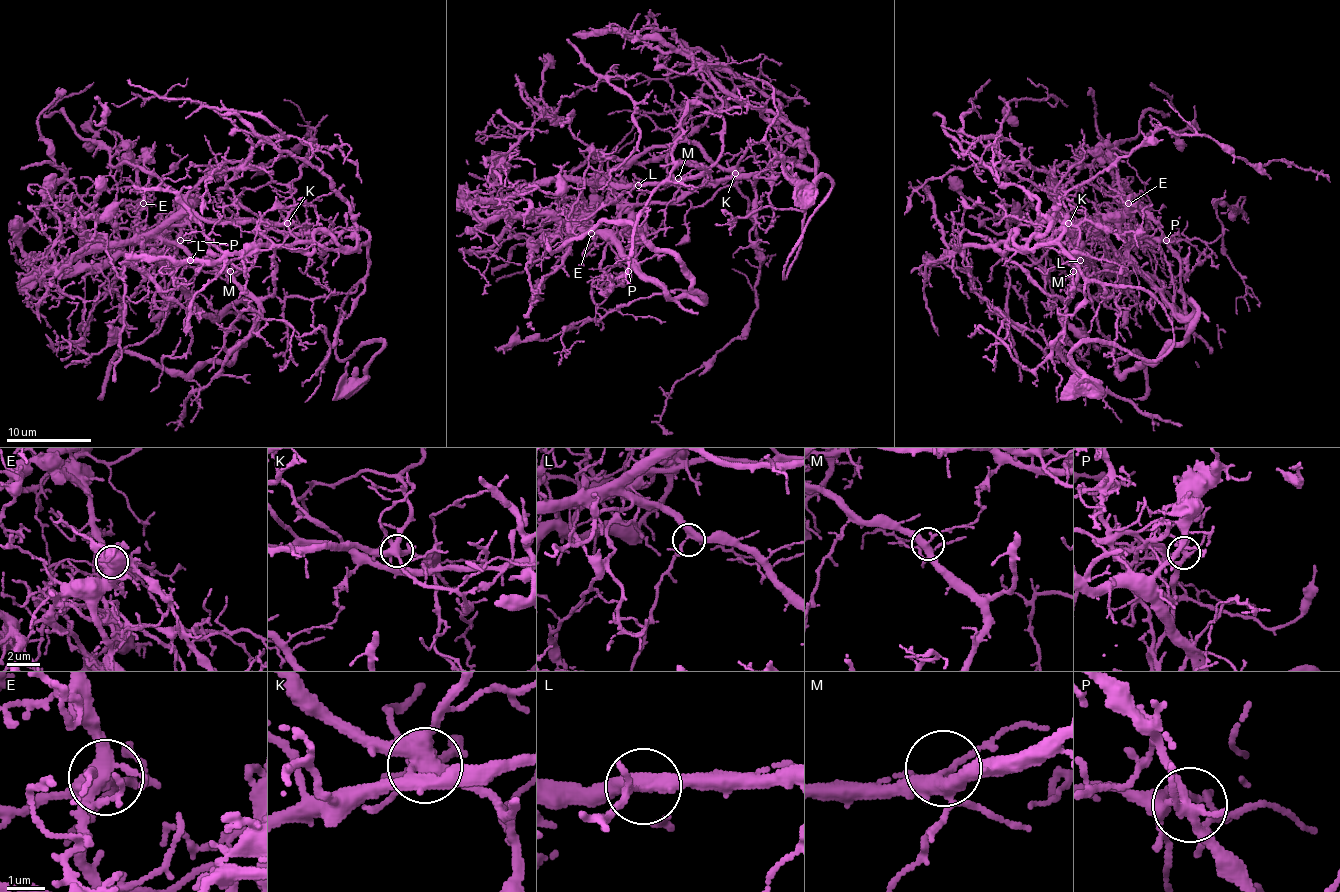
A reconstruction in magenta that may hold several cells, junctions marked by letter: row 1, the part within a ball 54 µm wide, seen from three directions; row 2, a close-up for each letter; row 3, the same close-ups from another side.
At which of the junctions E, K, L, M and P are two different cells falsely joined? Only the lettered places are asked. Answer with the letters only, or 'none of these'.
K, P

